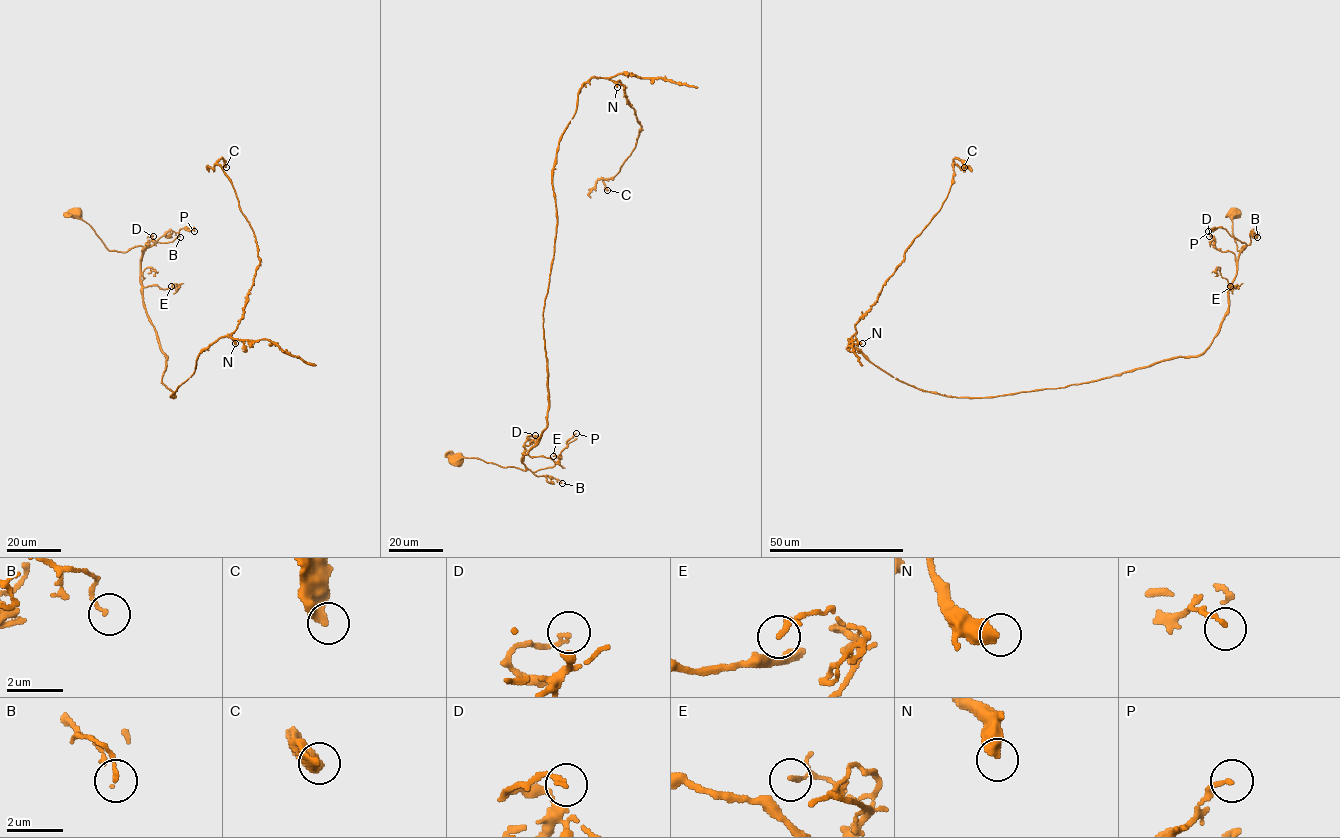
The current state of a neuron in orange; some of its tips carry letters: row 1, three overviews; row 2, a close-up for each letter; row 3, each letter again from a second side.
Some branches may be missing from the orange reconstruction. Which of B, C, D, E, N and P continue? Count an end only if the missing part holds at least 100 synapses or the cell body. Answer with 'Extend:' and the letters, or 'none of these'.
Extend: none of these

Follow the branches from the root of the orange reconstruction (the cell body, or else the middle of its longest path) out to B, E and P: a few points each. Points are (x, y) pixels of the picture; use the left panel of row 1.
B: (75, 212), (109, 250), (127, 251), (137, 246), (148, 248), (171, 230), (180, 237)
E: (75, 212), (109, 250), (144, 248), (140, 274), (144, 286), (158, 285), (167, 289), (179, 285), (171, 286)
P: (75, 212), (109, 250), (117, 251), (171, 242), (184, 227), (194, 231)

